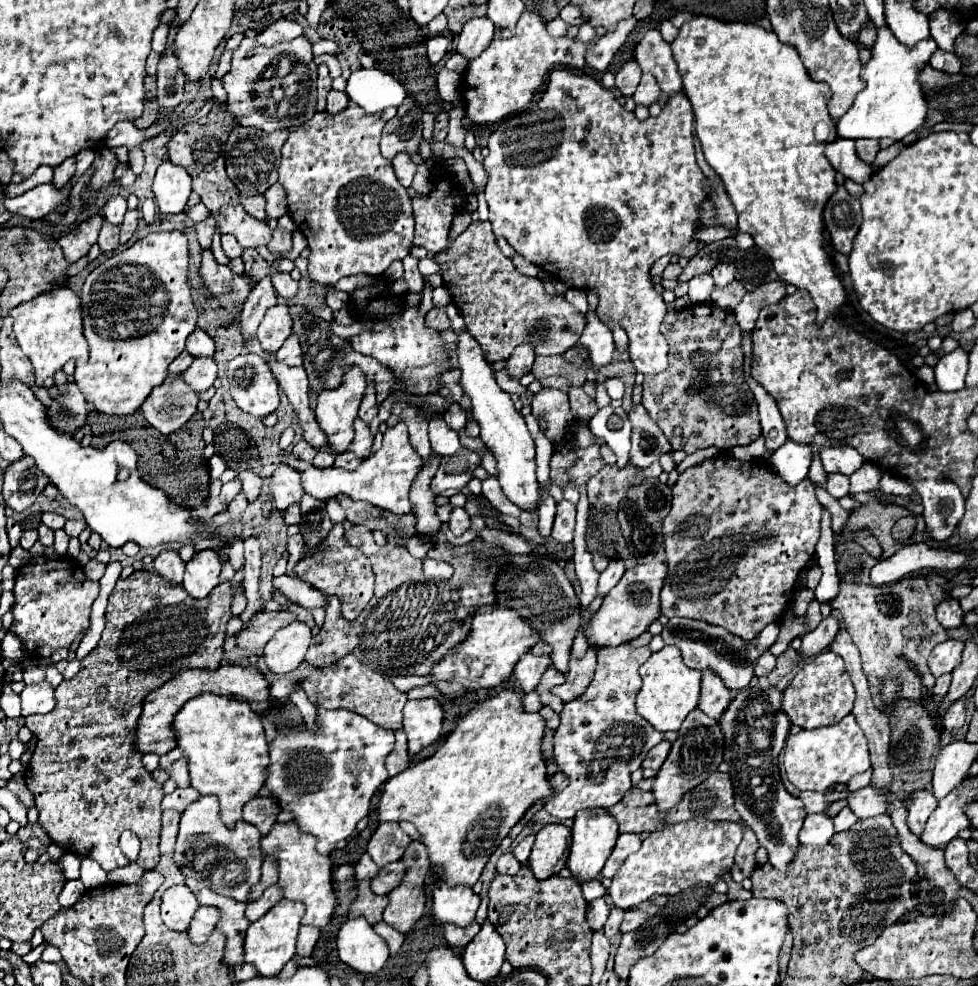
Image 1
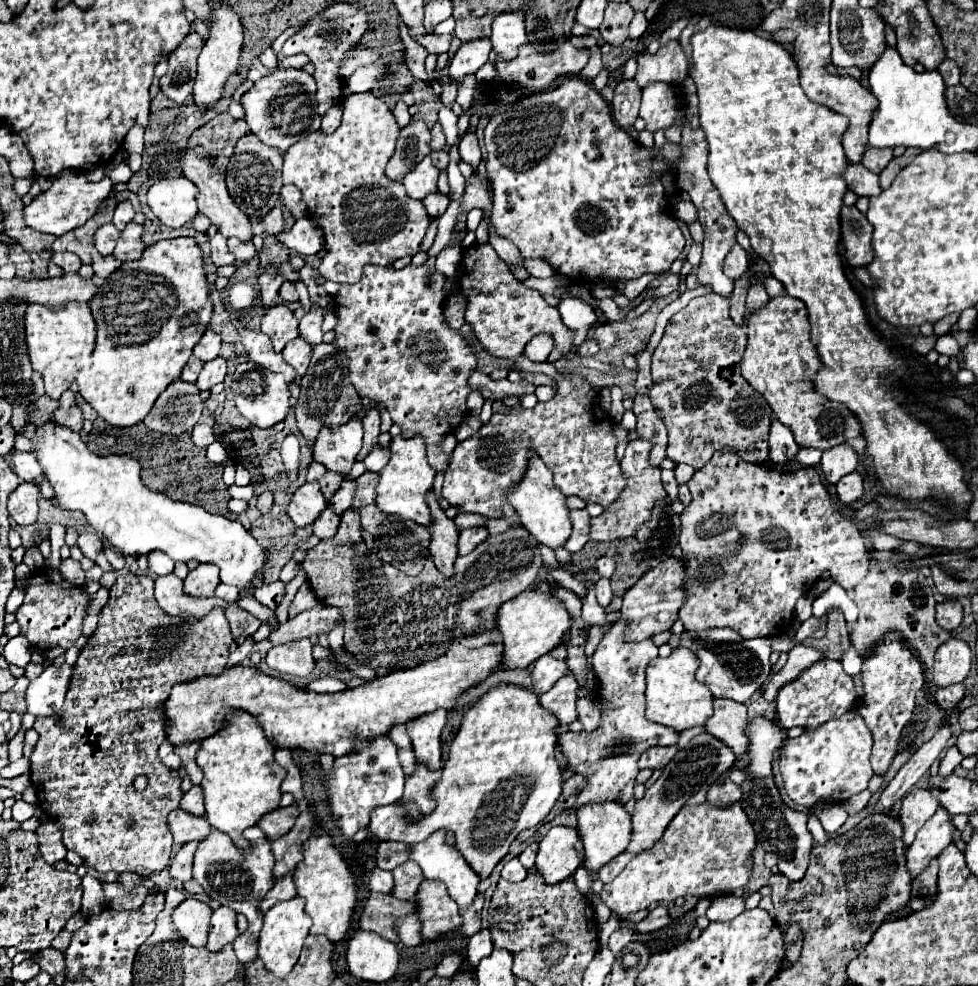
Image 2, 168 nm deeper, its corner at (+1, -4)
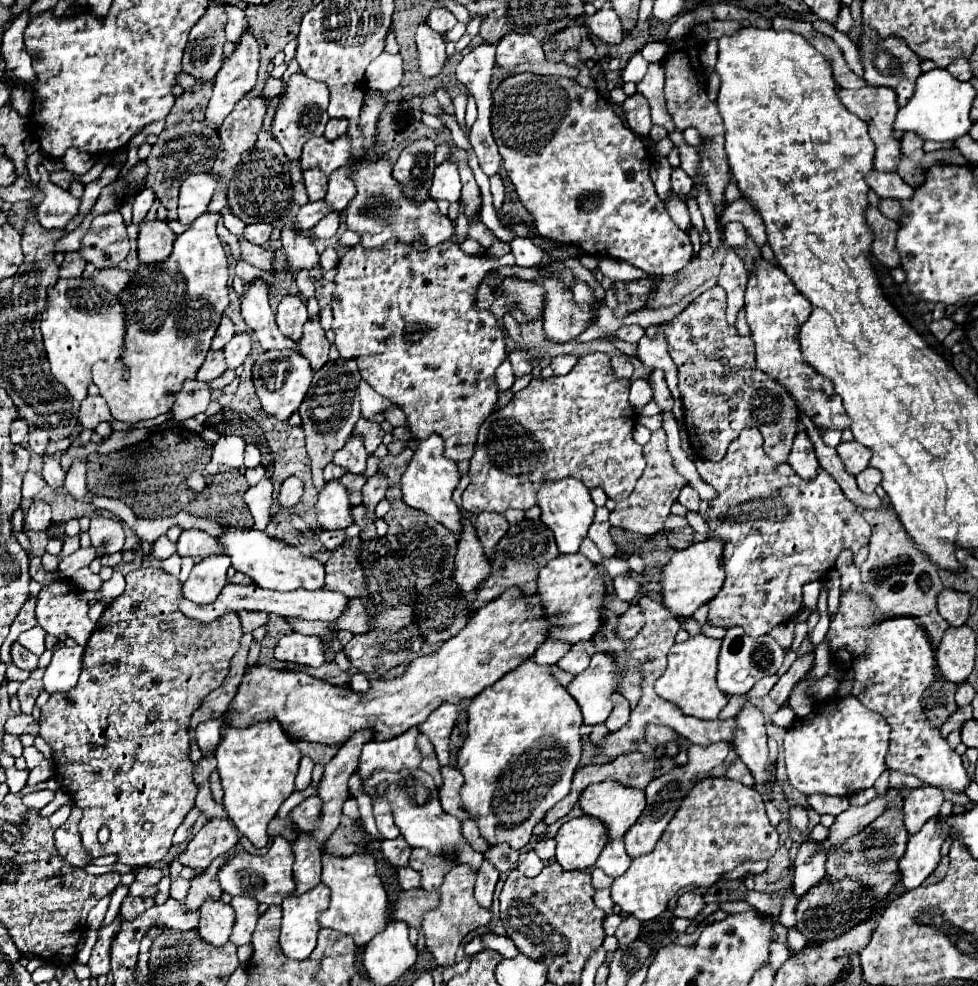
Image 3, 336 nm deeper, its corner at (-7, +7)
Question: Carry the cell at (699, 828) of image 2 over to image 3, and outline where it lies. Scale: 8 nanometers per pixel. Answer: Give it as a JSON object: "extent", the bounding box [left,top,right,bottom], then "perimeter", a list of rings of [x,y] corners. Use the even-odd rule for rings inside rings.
{"extent":[610,777,778,921],"perimeter":[[[708,777],[694,785],[686,801],[682,801],[680,809],[668,823],[662,833],[656,849],[648,855],[632,859],[632,865],[622,877],[616,877],[610,885],[612,901],[628,915],[638,917],[640,921],[648,921],[658,917],[666,903],[678,893],[678,889],[692,885],[694,881],[704,881],[704,887],[714,885],[724,873],[736,869],[744,861],[770,861],[778,849],[778,831],[772,827],[764,801],[760,793],[752,787],[742,785],[740,781],[732,781],[726,777]]]}

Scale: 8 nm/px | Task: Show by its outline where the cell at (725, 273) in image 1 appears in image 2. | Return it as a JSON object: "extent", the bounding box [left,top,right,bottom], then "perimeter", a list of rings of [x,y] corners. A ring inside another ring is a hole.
{"extent":[724,242,748,278],"perimeter":[[[736,242],[734,248],[730,248],[730,252],[726,254],[724,272],[726,272],[726,276],[730,276],[730,278],[738,278],[738,276],[742,276],[746,270],[748,270],[746,250]]]}

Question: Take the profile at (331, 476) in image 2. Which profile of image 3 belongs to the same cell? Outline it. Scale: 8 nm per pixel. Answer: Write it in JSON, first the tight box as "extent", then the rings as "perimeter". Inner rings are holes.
{"extent":[338,473,366,505],"perimeter":[[[344,473],[344,477],[338,479],[346,491],[348,491],[348,497],[350,497],[350,503],[352,505],[360,505],[362,503],[362,495],[360,495],[360,489],[362,485],[366,483],[366,479],[362,475],[356,475],[356,473]]]}

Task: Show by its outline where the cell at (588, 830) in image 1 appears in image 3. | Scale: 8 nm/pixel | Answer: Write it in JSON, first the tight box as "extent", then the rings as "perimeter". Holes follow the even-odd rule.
{"extent":[580,779,644,841],"perimeter":[[[614,779],[588,785],[580,795],[580,807],[594,815],[608,831],[608,841],[622,839],[644,811],[644,791],[624,787]]]}

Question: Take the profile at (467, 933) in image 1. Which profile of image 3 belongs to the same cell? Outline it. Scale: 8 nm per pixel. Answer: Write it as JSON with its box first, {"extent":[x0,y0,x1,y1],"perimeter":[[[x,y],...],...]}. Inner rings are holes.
{"extent":[474,859,498,909],"perimeter":[[[484,859],[478,877],[476,877],[476,885],[474,885],[474,899],[478,901],[478,905],[482,905],[484,909],[490,909],[492,905],[492,893],[494,893],[494,885],[498,881],[498,871]]]}

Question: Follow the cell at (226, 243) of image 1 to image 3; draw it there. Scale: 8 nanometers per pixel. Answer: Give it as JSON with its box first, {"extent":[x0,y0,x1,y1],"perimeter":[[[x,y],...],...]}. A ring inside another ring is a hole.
{"extent":[244,223,272,245],"perimeter":[[[254,223],[254,225],[246,225],[244,237],[246,237],[250,243],[264,245],[264,243],[268,243],[270,231],[272,231],[272,225],[268,225],[268,223]]]}

